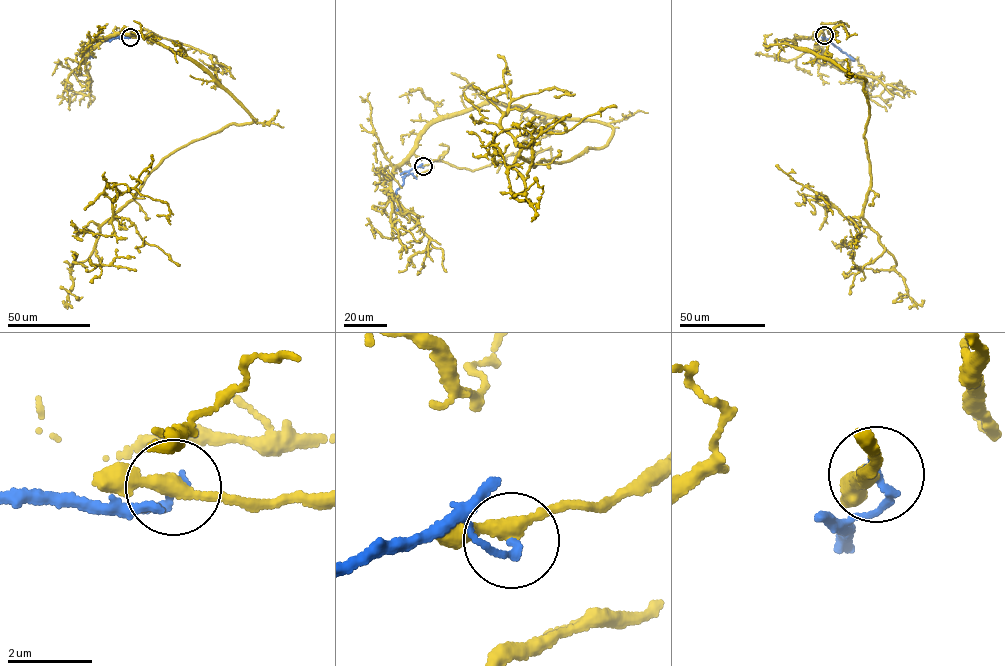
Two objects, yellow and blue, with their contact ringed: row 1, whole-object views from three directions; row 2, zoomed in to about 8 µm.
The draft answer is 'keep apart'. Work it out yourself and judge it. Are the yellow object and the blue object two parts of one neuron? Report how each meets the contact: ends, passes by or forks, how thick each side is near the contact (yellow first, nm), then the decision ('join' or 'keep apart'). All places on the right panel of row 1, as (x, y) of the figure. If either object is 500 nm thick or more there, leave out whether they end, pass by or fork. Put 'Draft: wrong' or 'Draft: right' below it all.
yellow passes by; blue ends there; 320 nm thick on the yellow side, 190 nm on the other; keep apart
Draft: right

